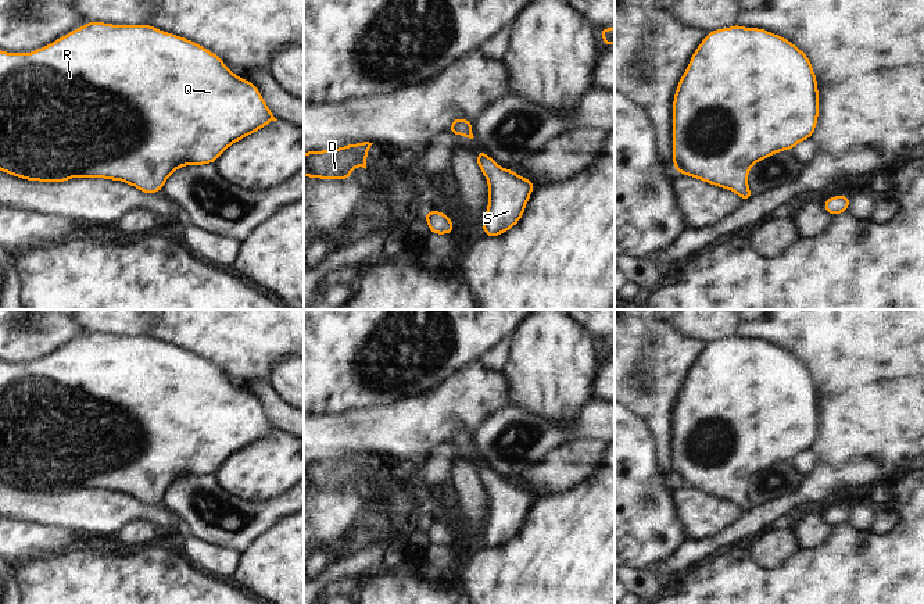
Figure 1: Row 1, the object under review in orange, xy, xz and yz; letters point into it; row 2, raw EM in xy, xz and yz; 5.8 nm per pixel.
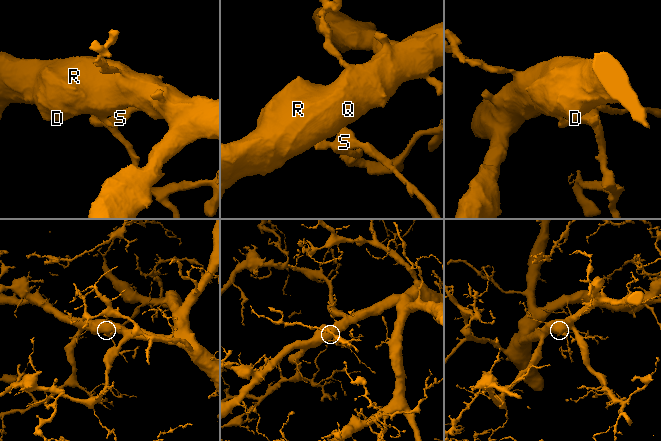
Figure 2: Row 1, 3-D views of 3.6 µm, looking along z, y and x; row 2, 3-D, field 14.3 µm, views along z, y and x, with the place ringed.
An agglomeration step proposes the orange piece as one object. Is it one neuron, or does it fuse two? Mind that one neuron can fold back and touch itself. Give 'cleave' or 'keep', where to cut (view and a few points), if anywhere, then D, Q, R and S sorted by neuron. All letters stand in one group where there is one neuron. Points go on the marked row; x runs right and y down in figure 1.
keep; cut none; groups D Q R S

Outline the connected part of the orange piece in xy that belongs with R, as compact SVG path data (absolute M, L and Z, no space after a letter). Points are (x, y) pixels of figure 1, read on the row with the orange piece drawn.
M90 21L31 53L0 50L0 171L25 181L60 183L72 178L103 178L121 181L146 194L155 194L162 190L168 178L180 167L215 164L218 157L232 144L255 133L272 121L277 119L257 86L233 74L218 54L193 40L157 29L150 24L112 25Z

